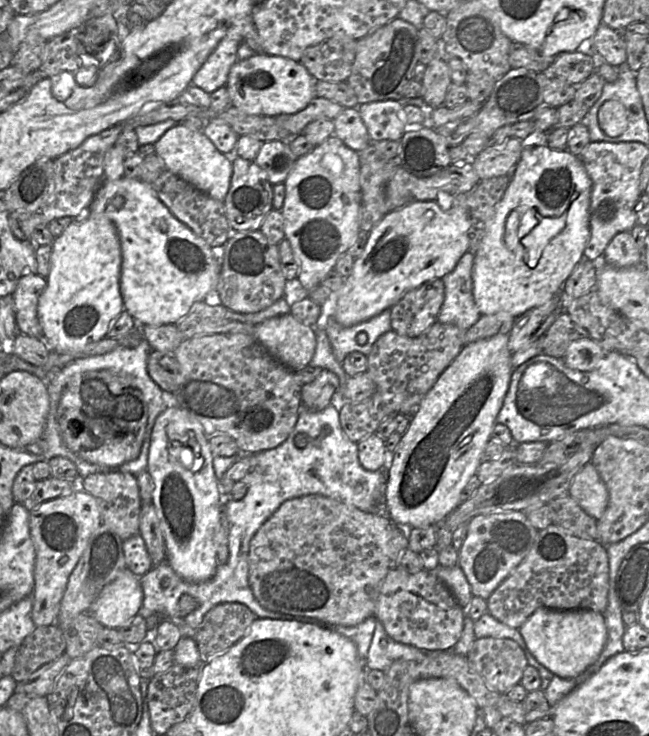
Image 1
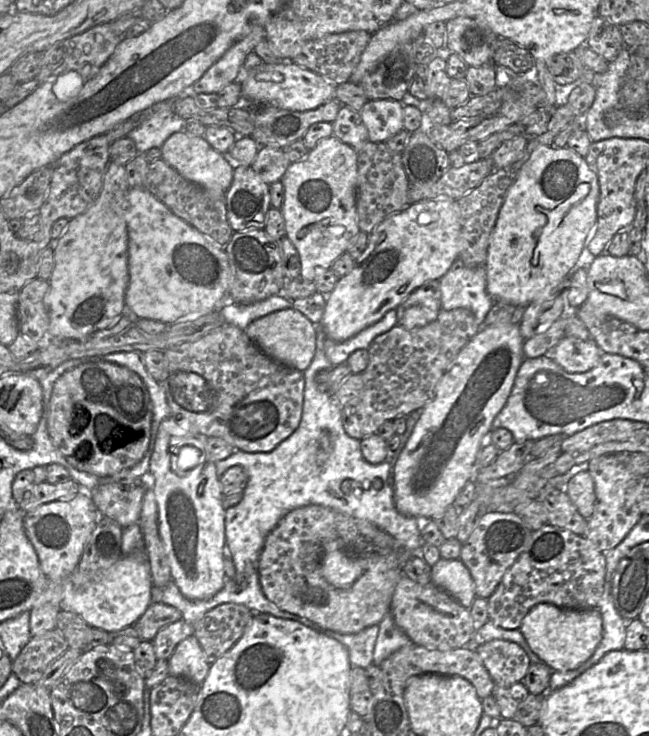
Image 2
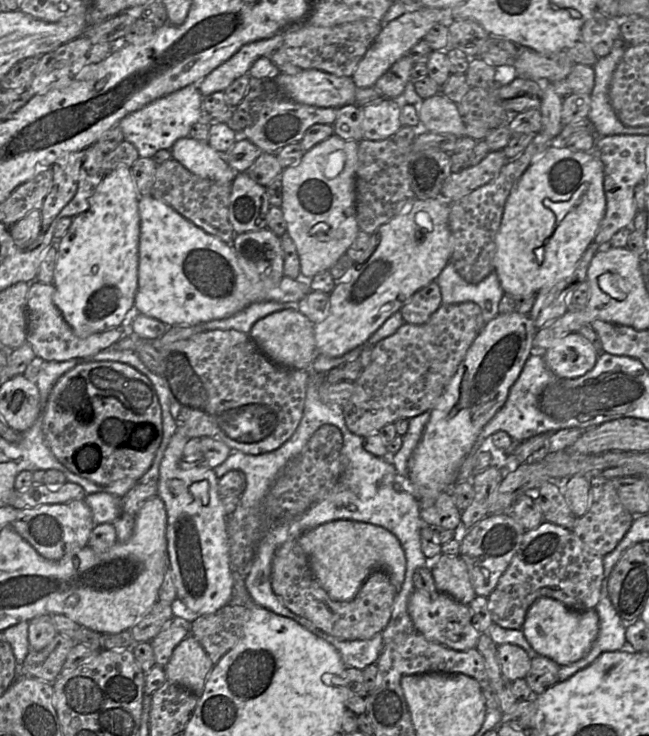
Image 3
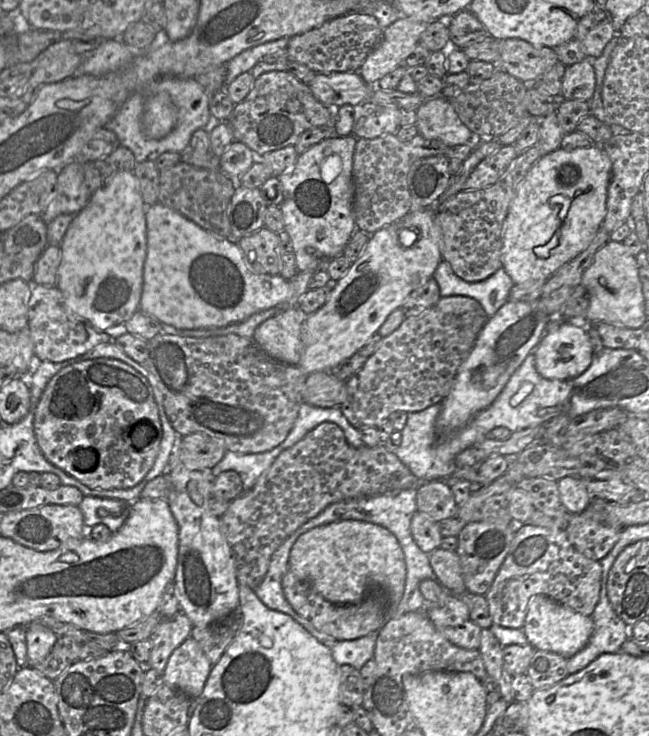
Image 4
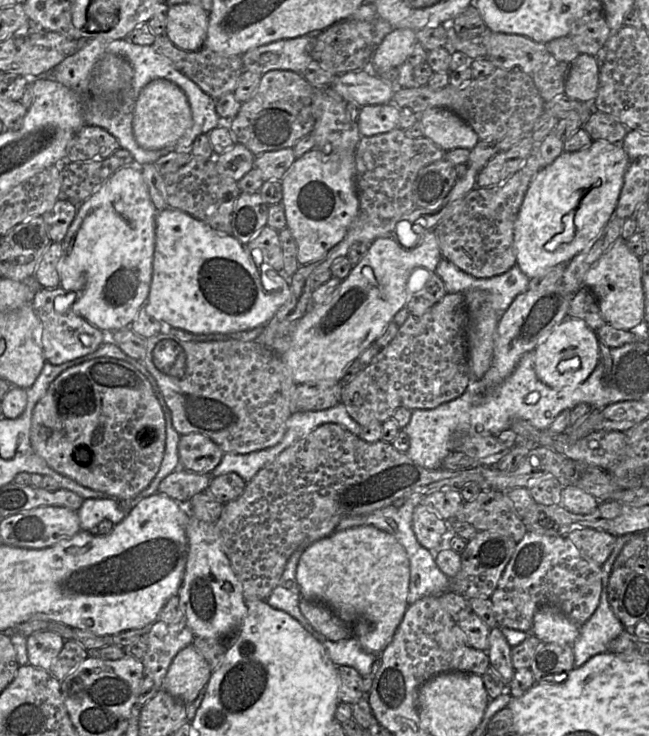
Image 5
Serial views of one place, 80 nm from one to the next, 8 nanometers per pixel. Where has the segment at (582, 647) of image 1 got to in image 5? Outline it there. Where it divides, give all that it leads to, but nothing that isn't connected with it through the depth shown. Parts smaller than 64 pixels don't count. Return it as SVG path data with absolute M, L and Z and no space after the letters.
M550 604L541 605L533 617L531 634L542 643L572 645L579 635L580 627Z

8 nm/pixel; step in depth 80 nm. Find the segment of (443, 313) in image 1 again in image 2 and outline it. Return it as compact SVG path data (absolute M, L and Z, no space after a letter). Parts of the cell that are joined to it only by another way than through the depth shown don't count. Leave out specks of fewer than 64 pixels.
M457 258L448 272L441 277L441 309L470 309L480 325L495 300L487 292L485 266L468 268Z

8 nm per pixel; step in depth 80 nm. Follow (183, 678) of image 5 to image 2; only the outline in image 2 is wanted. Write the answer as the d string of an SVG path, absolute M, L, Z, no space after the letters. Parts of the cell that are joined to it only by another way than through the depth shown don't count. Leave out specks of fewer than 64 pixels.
M194 634L178 643L168 659L169 674L187 678L199 685L206 678L210 664Z

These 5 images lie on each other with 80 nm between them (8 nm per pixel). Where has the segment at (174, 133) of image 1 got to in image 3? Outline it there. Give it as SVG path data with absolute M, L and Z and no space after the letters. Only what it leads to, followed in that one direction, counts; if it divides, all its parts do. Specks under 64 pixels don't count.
M190 136L178 139L170 149L172 159L202 178L232 183L238 174L208 142Z

